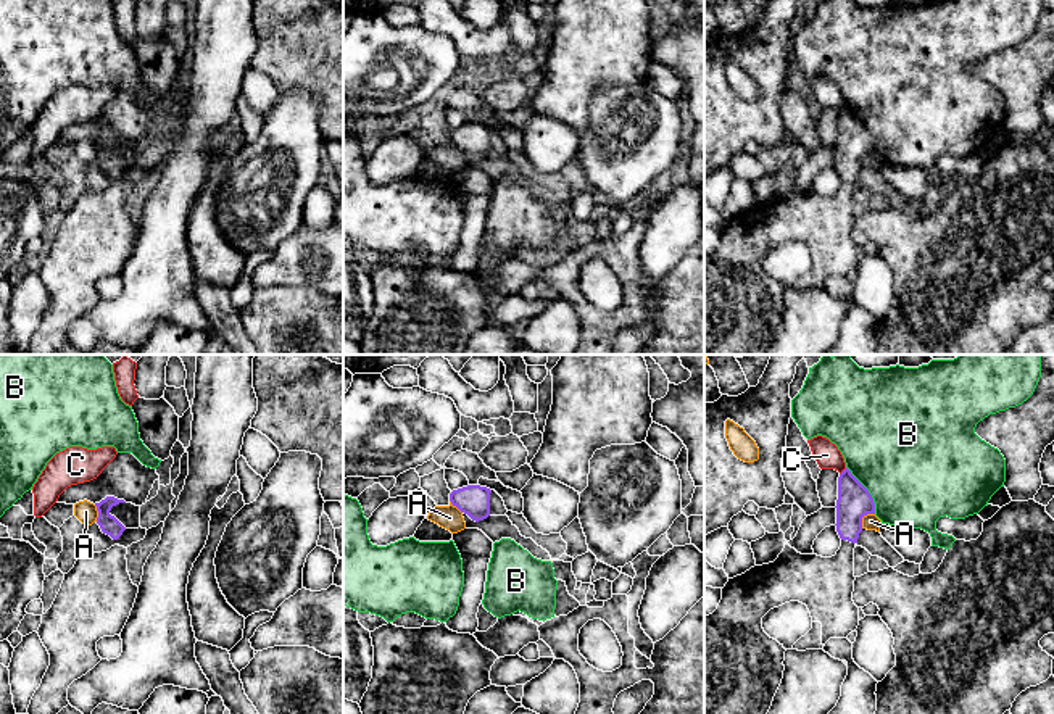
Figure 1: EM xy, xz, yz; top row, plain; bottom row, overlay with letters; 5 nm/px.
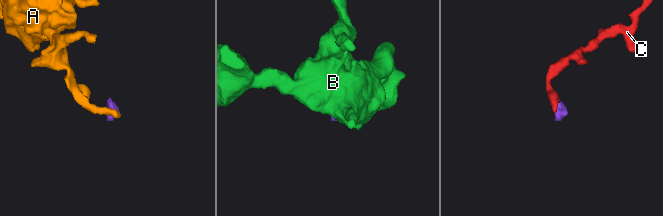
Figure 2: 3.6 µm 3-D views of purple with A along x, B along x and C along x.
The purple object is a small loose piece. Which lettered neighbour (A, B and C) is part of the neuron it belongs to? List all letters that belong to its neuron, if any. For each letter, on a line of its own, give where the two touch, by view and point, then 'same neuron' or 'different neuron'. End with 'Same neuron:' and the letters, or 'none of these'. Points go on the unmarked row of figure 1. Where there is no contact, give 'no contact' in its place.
A: yz (863, 155) | different neuron
B: yz (867, 129) | different neuron
C: yz (843, 110) | different neuron
Same neuron: none of these

